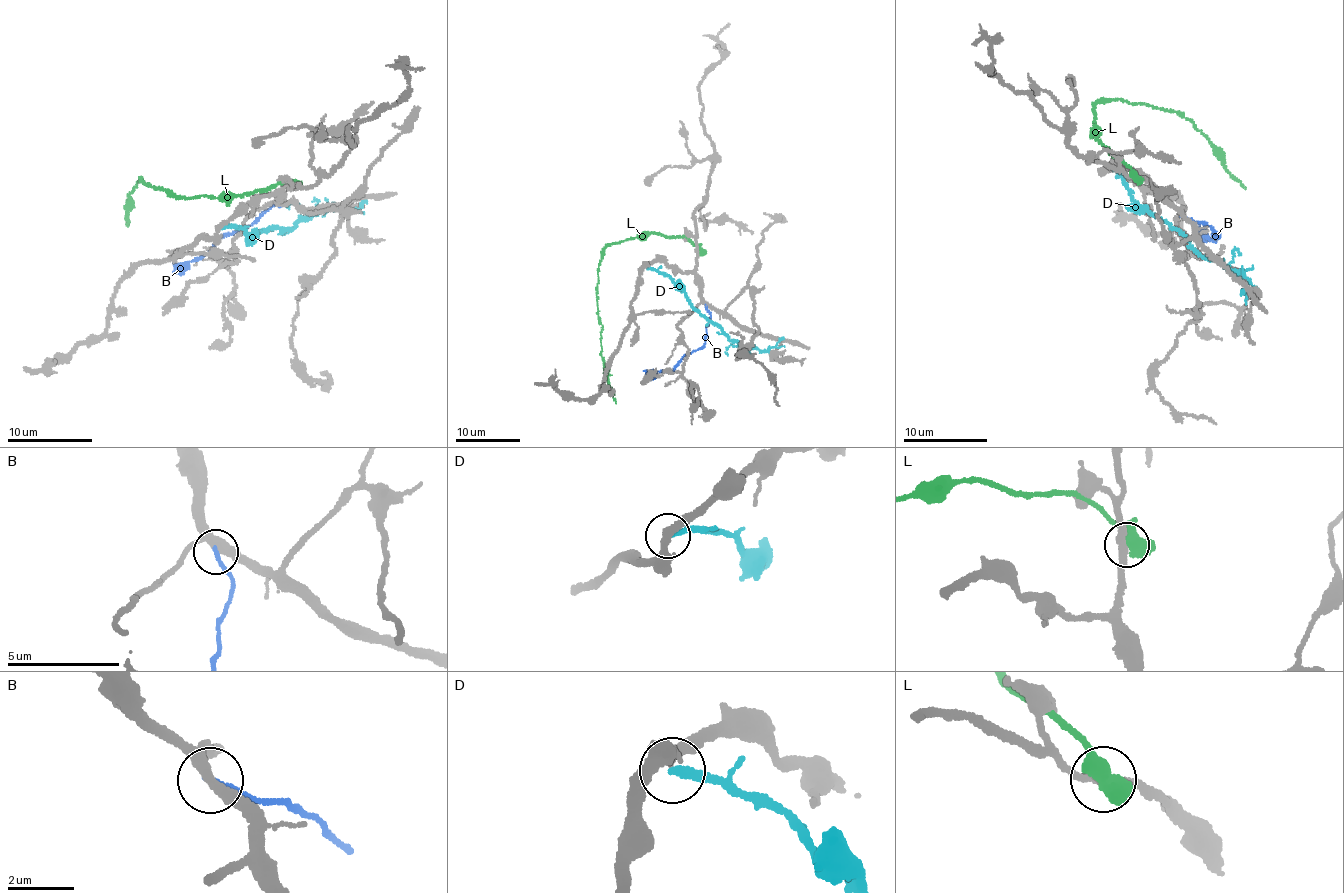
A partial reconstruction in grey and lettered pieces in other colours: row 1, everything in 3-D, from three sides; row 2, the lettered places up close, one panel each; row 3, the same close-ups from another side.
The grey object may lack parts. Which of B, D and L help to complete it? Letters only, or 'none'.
none

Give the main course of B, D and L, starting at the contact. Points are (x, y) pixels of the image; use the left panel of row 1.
B: (279, 206), (281, 201), (221, 238), (193, 261), (178, 264), (173, 272)
D: (218, 229), (239, 228), (247, 234), (291, 228), (315, 214), (327, 211), (332, 205), (355, 209), (366, 201)
L: (291, 185), (291, 181), (281, 181), (243, 194), (180, 198), (146, 184), (140, 177), (129, 194), (128, 226)

